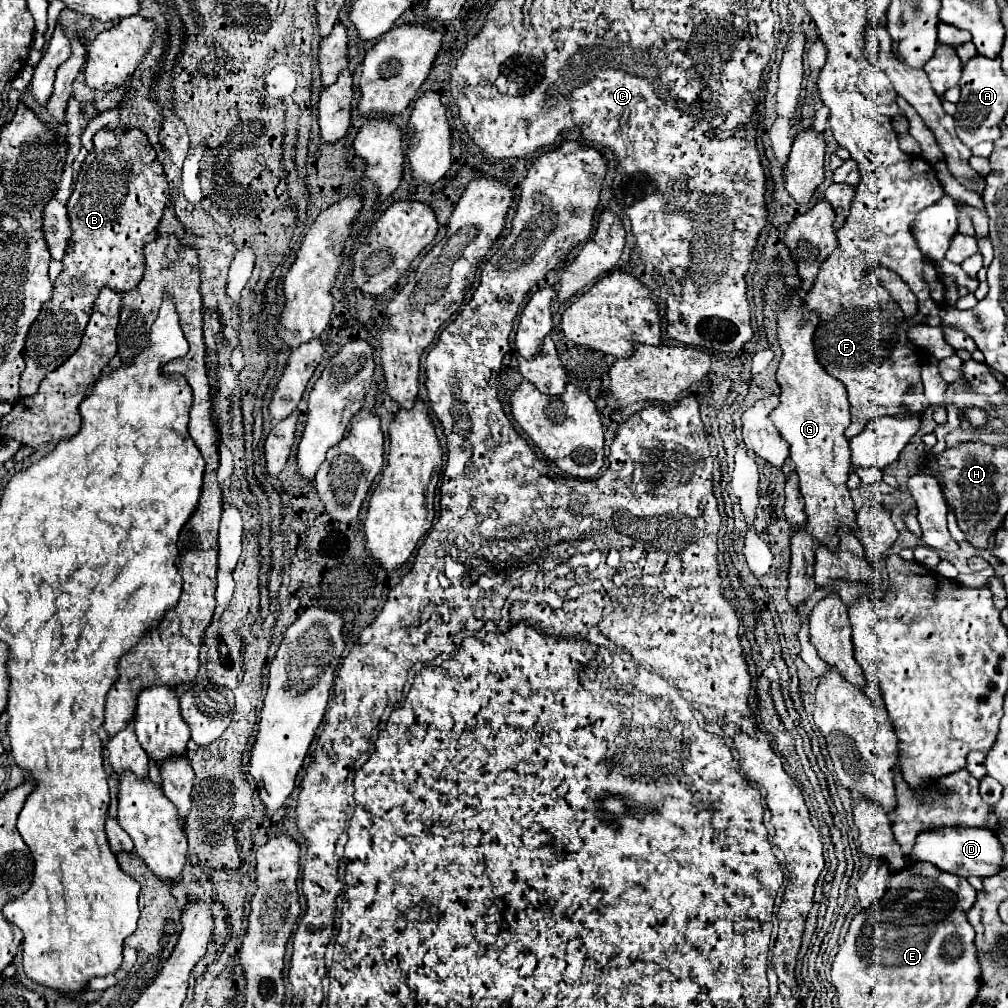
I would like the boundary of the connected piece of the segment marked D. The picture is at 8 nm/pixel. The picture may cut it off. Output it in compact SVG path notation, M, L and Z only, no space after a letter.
M942 829L940 833L920 833L916 839L914 861L928 861L940 871L956 873L960 877L990 877L1004 869L1004 847L990 829Z

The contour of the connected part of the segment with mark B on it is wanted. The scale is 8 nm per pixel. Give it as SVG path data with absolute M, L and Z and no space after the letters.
M104 127L94 135L94 151L86 155L82 169L74 183L74 193L68 201L68 217L74 229L72 247L68 247L68 253L62 261L64 269L54 283L52 299L44 303L40 317L34 321L26 337L26 349L24 349L26 371L22 373L22 379L20 379L22 397L34 395L42 379L50 371L58 369L78 349L82 333L92 313L92 305L102 287L110 287L116 293L124 293L124 291L134 289L140 283L144 275L144 245L154 233L154 229L158 227L158 221L162 219L168 193L170 189L168 189L164 169L160 161L156 159L156 151L152 149L144 131L128 129L122 133L114 133L112 129Z

